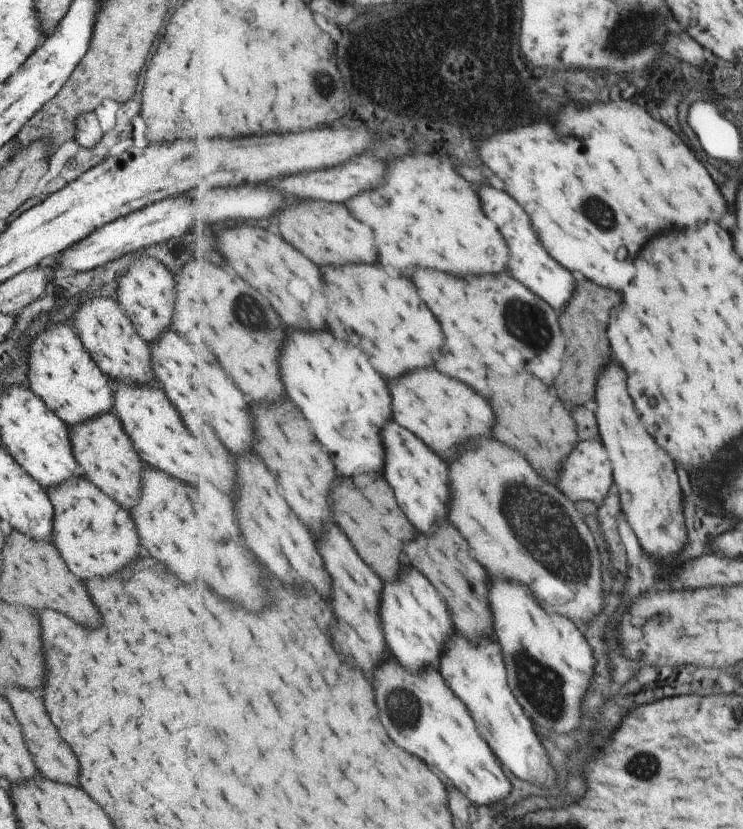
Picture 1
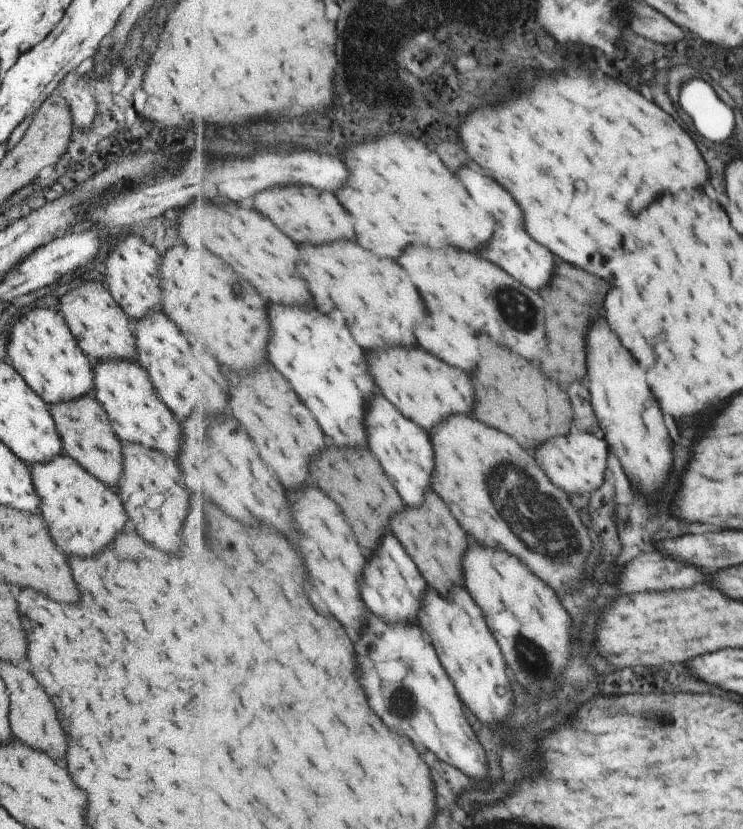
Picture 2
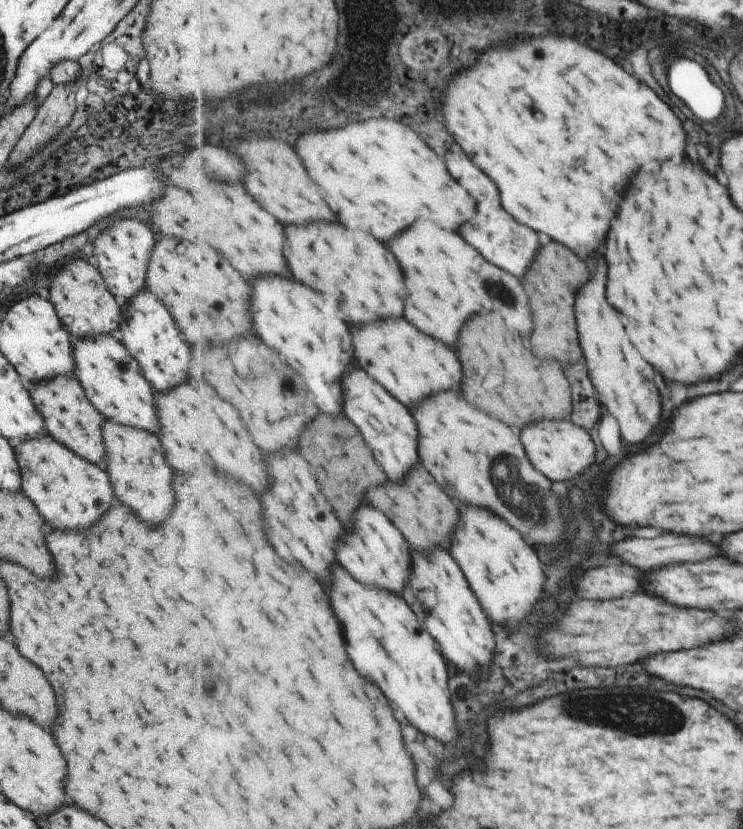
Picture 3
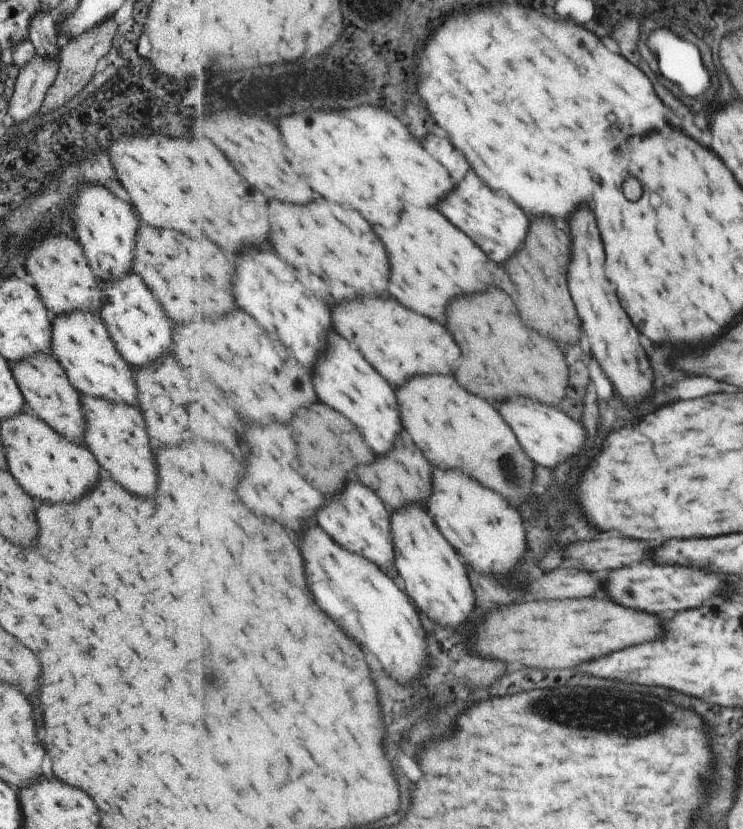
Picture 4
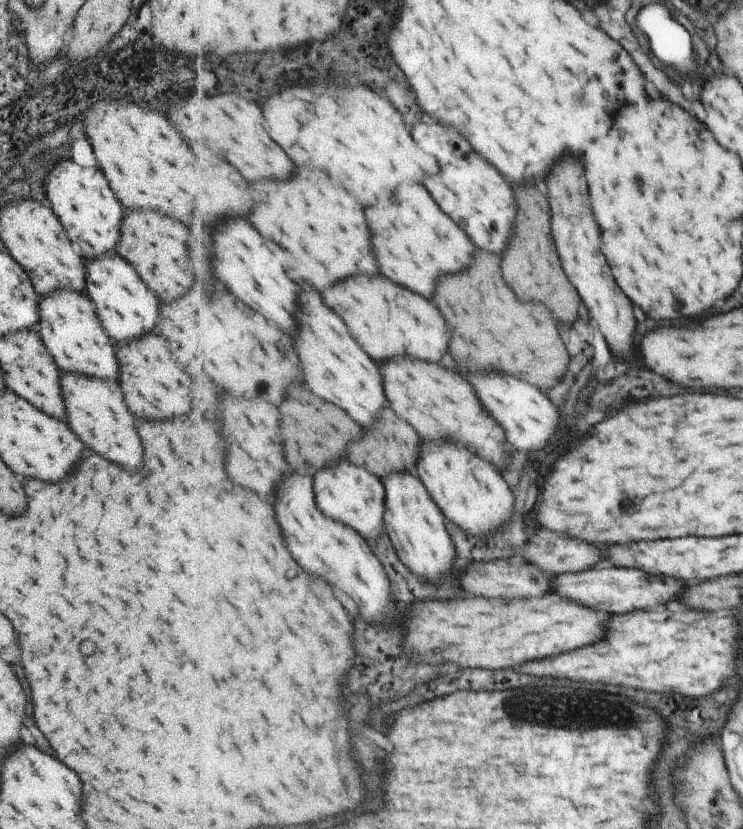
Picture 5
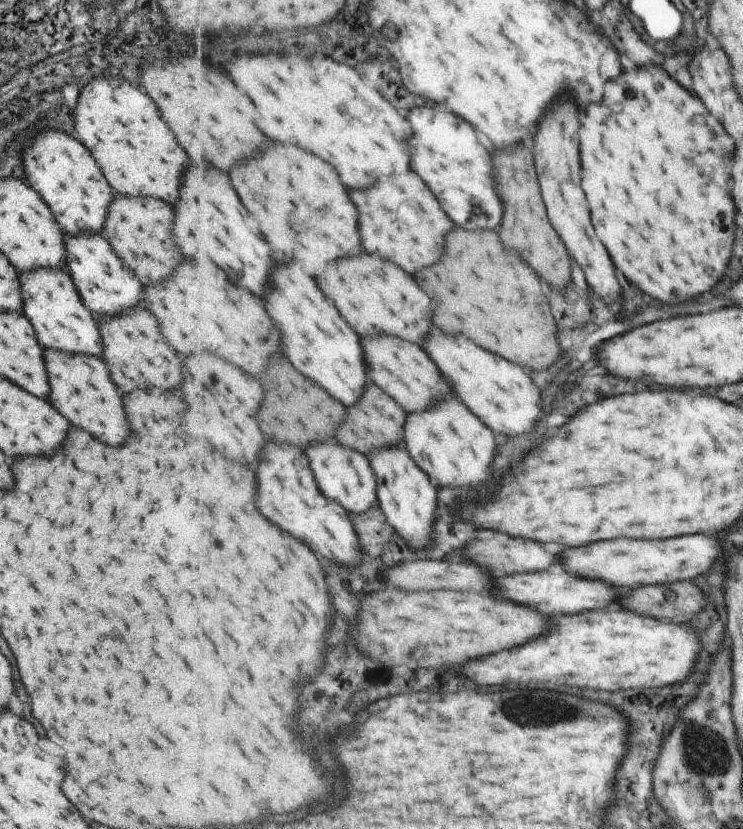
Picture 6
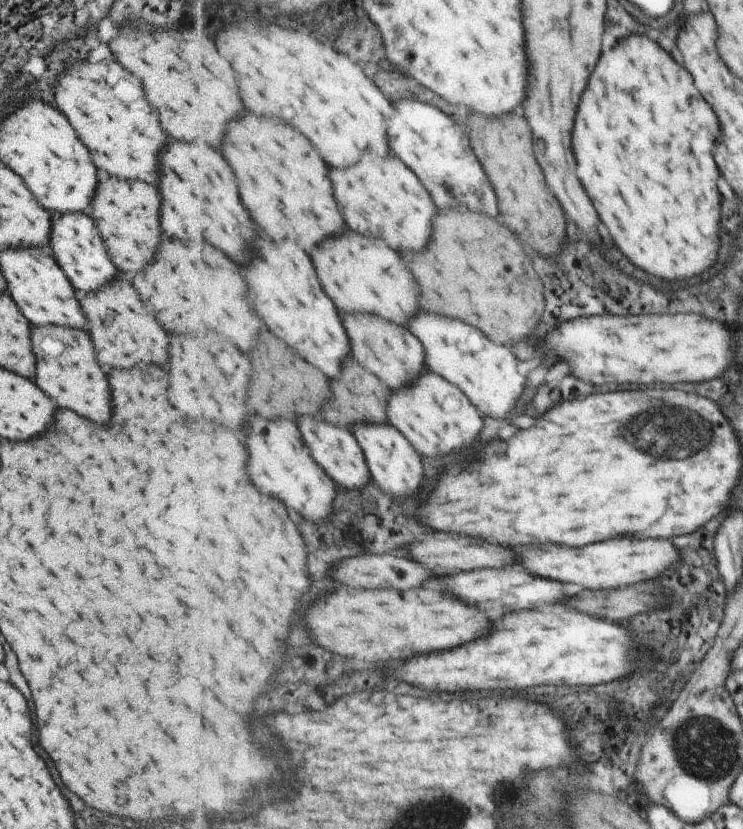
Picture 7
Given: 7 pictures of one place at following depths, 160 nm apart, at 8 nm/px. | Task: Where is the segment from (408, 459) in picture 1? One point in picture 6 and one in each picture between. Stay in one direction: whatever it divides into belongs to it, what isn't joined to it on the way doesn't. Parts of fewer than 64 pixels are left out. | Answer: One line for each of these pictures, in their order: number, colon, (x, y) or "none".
2: (404, 449)
3: (388, 425)
4: (343, 378)
5: (336, 367)
6: (315, 337)

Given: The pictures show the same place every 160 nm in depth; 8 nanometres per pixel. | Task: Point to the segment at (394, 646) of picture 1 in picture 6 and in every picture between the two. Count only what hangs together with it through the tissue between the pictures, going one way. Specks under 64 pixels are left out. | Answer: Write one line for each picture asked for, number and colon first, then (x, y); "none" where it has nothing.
2: (392, 585)
3: (374, 550)
4: (357, 518)
5: (345, 491)
6: (345, 474)

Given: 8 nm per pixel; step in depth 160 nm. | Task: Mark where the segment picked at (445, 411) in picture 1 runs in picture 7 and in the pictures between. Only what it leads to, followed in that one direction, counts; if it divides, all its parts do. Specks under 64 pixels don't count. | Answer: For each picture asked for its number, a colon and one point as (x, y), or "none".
2: (422, 386)
3: (412, 364)
4: (401, 343)
5: (394, 320)
6: (377, 295)
7: (360, 273)

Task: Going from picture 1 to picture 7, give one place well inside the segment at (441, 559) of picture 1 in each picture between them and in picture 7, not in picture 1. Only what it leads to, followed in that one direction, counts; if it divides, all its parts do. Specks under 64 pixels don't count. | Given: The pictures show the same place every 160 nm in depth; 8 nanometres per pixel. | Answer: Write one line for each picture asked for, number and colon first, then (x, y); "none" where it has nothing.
2: (432, 534)
3: (420, 508)
4: (402, 476)
5: (391, 443)
6: (376, 420)
7: (362, 396)

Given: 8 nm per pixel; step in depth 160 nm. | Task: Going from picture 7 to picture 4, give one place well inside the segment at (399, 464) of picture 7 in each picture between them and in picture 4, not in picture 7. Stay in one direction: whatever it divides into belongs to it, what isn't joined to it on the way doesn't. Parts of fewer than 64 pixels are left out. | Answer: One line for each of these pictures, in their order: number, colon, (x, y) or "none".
4: (436, 579)
5: (414, 521)
6: (407, 494)

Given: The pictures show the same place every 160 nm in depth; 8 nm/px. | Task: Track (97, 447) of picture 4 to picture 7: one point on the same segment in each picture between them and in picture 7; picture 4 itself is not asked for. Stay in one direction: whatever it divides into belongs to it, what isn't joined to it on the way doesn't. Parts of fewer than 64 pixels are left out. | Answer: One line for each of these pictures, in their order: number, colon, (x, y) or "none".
5: (95, 411)
6: (79, 387)
7: (65, 368)

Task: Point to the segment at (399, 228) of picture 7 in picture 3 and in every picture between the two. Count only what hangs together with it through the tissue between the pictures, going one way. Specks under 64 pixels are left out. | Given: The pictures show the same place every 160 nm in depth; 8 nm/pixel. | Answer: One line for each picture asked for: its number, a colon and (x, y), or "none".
3: (447, 276)
4: (434, 261)
5: (415, 241)
6: (400, 218)

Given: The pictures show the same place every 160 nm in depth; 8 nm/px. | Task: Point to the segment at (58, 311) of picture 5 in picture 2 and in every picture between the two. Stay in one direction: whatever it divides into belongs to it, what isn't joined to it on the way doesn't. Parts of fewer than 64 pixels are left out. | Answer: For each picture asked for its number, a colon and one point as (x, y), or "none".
2: (122, 388)
3: (111, 380)
4: (79, 342)

